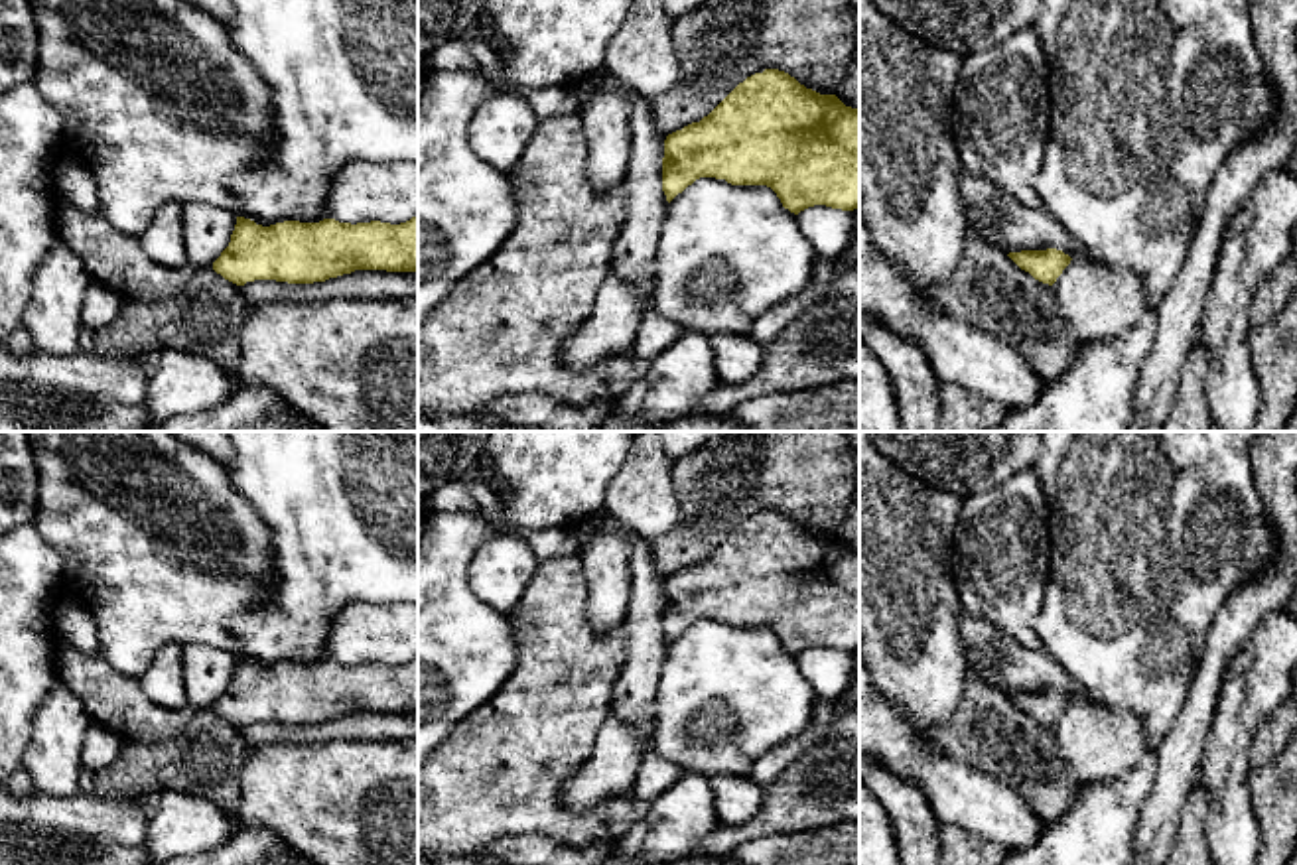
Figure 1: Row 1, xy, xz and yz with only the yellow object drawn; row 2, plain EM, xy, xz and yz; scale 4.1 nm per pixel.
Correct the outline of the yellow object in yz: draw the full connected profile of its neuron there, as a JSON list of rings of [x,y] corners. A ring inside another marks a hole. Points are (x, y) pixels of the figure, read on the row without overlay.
[[[1057,690],[1021,692],[1007,696],[1021,711],[1035,721],[1053,727],[1062,711],[1070,705],[1070,698]]]

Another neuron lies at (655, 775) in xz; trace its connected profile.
[[[648,749],[643,755],[631,792],[639,800],[650,804],[658,794],[672,788],[684,774],[686,772],[680,765],[666,761],[664,757]]]

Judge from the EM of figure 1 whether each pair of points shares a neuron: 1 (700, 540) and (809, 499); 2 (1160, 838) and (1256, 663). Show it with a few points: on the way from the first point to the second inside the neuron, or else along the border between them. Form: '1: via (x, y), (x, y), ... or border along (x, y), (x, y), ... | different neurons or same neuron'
1: via (728, 513), (744, 499), (781, 497) | same neuron
2: border along (1211, 726), (1197, 779) | different neurons

